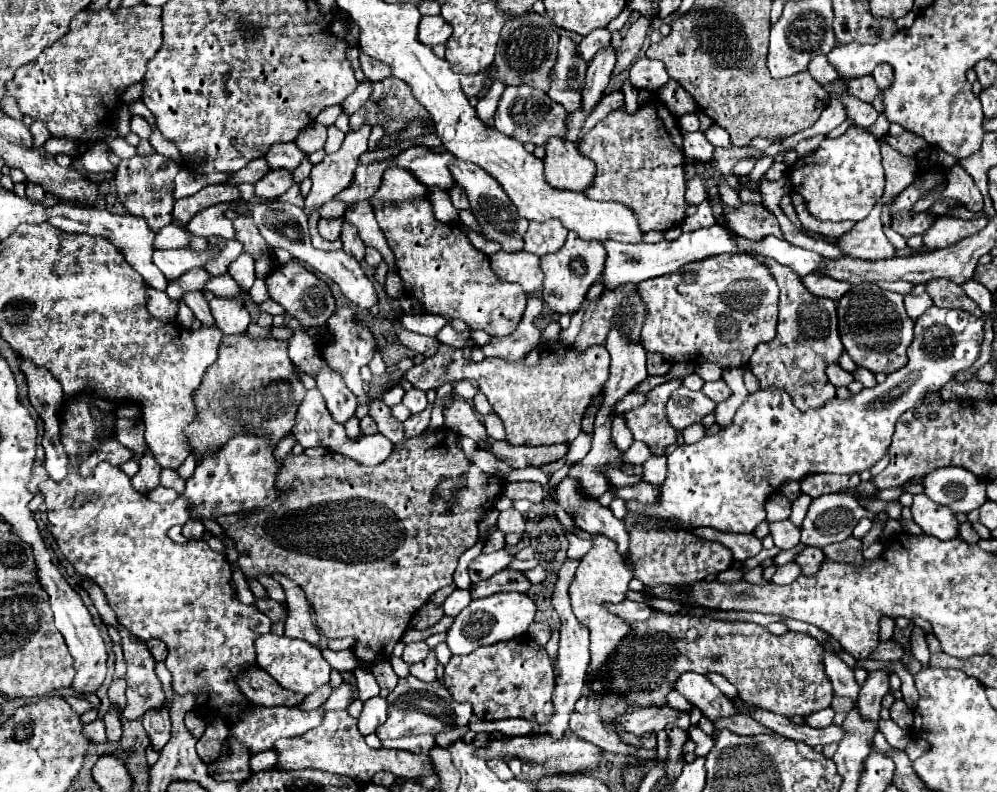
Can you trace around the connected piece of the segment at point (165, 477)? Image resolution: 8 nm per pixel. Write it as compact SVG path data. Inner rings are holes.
M160 468L160 486L172 488L178 494L182 494L184 488L186 488L186 482L172 468Z

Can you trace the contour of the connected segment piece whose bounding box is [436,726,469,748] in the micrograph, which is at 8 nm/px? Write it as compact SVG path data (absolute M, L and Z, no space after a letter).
M469 726L450 728L436 735L436 743L444 748L448 747L450 743L456 739L464 736L469 730Z

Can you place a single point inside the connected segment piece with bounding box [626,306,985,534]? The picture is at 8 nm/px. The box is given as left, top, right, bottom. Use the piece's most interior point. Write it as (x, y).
(723, 481)

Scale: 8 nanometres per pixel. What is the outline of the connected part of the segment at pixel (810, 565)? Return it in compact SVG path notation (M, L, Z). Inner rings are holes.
M806 546L806 548L794 558L794 562L800 566L802 574L810 576L810 574L818 572L818 566L822 564L822 558L824 558L822 550L814 550L812 546Z

